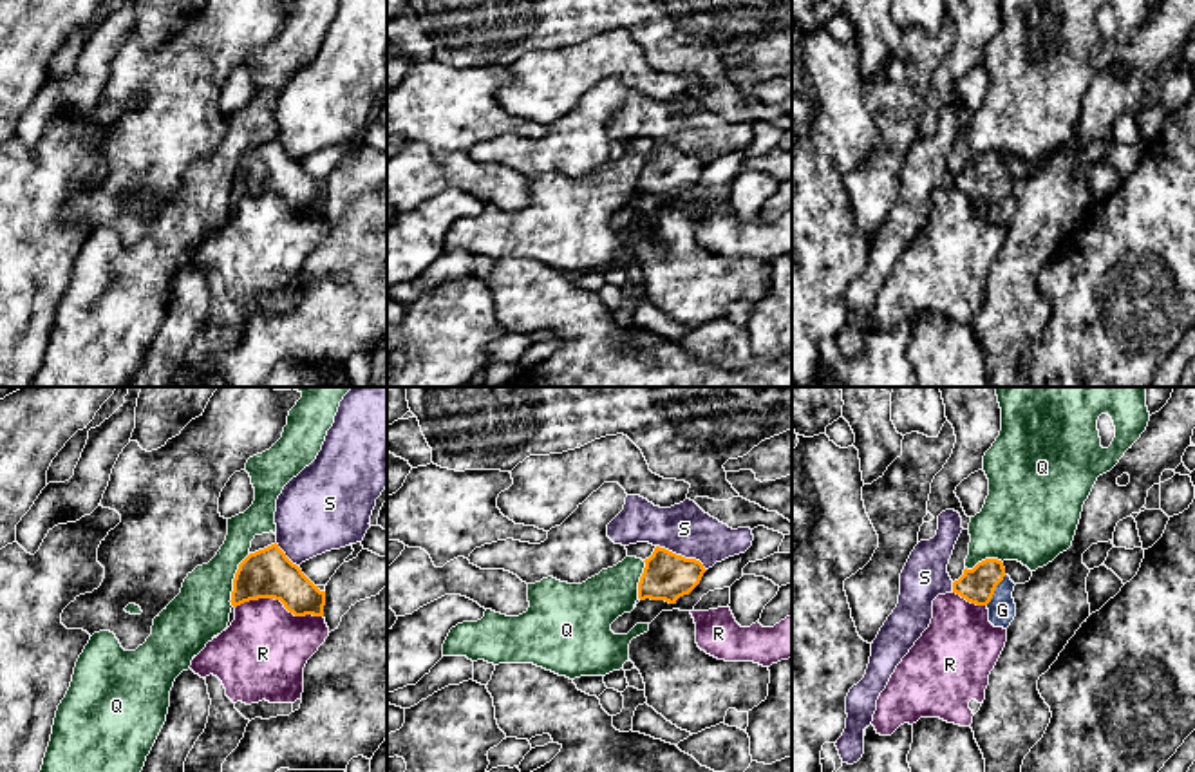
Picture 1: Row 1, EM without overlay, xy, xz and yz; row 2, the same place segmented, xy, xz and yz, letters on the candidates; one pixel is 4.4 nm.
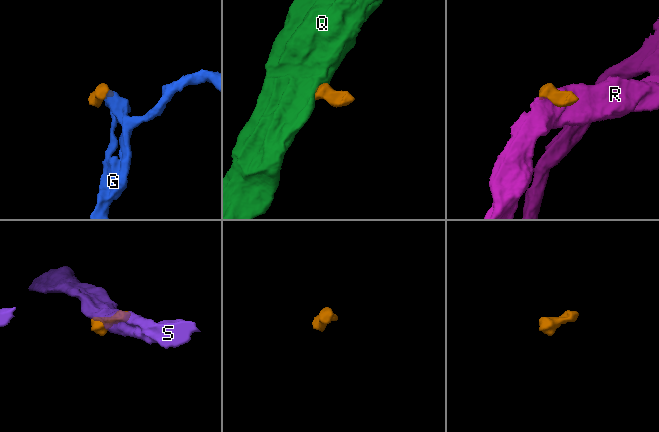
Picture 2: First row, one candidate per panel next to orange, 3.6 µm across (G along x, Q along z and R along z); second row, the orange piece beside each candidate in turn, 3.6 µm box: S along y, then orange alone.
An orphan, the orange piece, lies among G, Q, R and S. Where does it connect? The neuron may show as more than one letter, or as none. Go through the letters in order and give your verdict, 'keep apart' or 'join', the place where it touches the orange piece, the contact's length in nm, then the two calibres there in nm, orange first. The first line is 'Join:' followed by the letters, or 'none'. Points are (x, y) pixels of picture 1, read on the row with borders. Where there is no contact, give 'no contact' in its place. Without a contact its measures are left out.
Join: G
G: join | yz (995, 588) | 160 nm | 160/130 nm
Q: keep apart | xy (234, 581) | 260 nm | 220/260 nm
R: keep apart | xy (279, 599) | 400 nm | 220/380 nm
S: keep apart | xz (680, 555) | 260 nm | 200/220 nm

